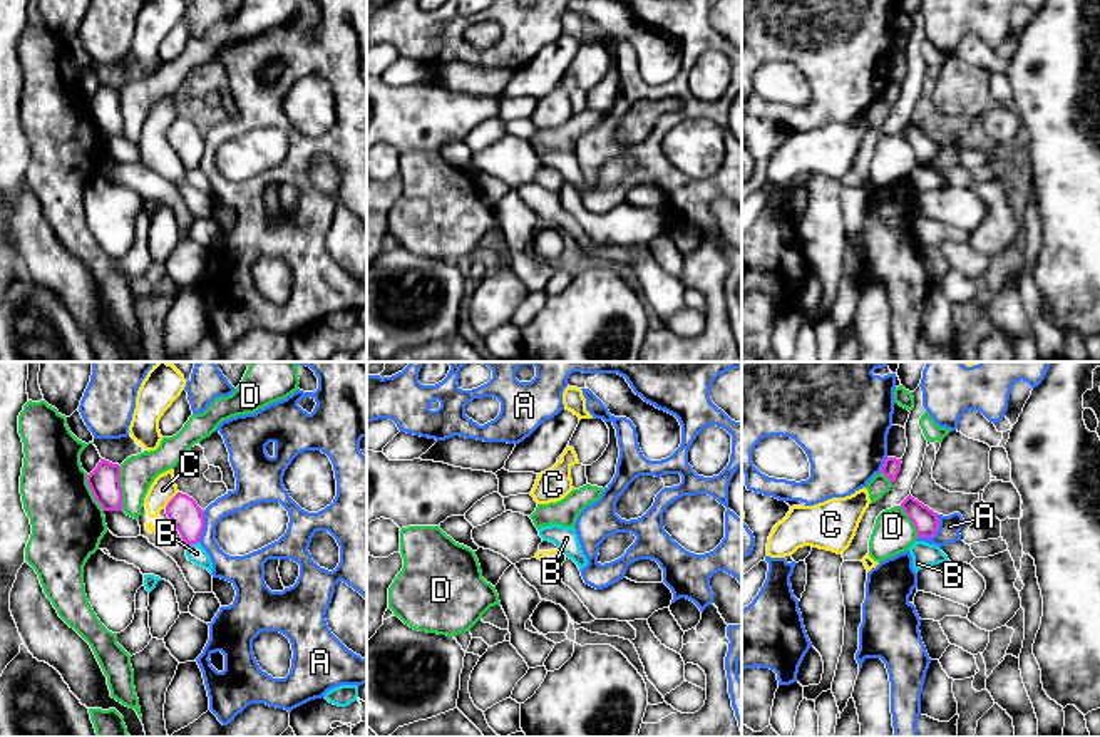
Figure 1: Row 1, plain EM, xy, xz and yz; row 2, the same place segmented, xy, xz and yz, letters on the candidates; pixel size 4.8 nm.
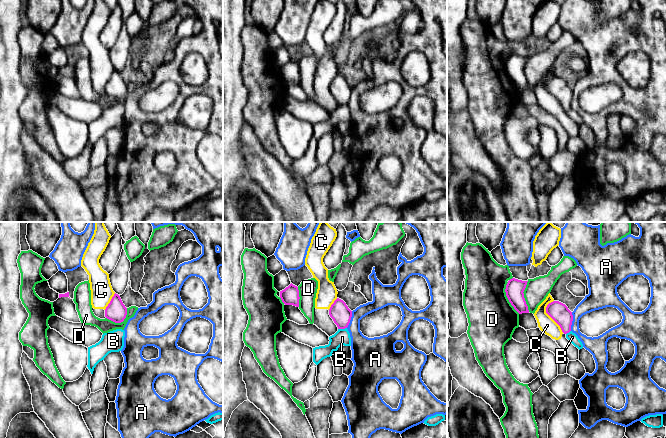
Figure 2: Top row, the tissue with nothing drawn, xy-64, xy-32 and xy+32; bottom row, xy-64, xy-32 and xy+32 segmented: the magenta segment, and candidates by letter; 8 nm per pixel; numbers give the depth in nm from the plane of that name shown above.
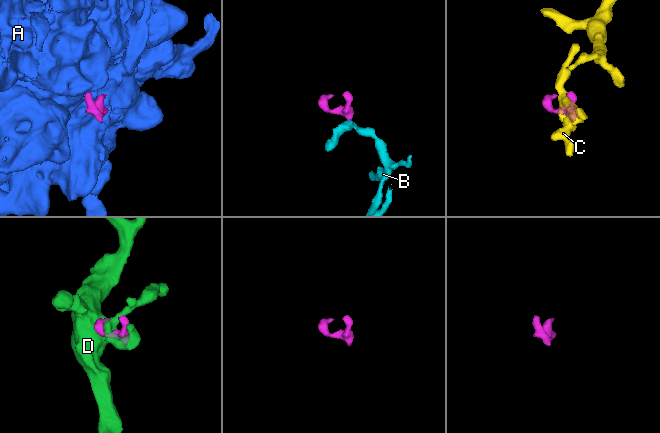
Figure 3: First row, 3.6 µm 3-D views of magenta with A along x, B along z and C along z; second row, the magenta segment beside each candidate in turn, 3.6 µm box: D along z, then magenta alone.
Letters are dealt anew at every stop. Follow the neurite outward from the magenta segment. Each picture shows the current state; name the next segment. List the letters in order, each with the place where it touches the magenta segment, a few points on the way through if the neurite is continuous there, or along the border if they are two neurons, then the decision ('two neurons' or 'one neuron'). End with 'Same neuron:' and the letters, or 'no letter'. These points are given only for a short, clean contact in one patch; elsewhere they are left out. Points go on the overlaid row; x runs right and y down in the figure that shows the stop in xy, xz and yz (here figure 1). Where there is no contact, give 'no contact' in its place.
A: contact yz (935, 533); two neurons
B: contact xy (191, 543); border xy (198, 541), (186, 546); two neurons
C: contact xy (171, 499); two neurons
D: contact xy (119, 488); two neurons
Same neuron: no letter

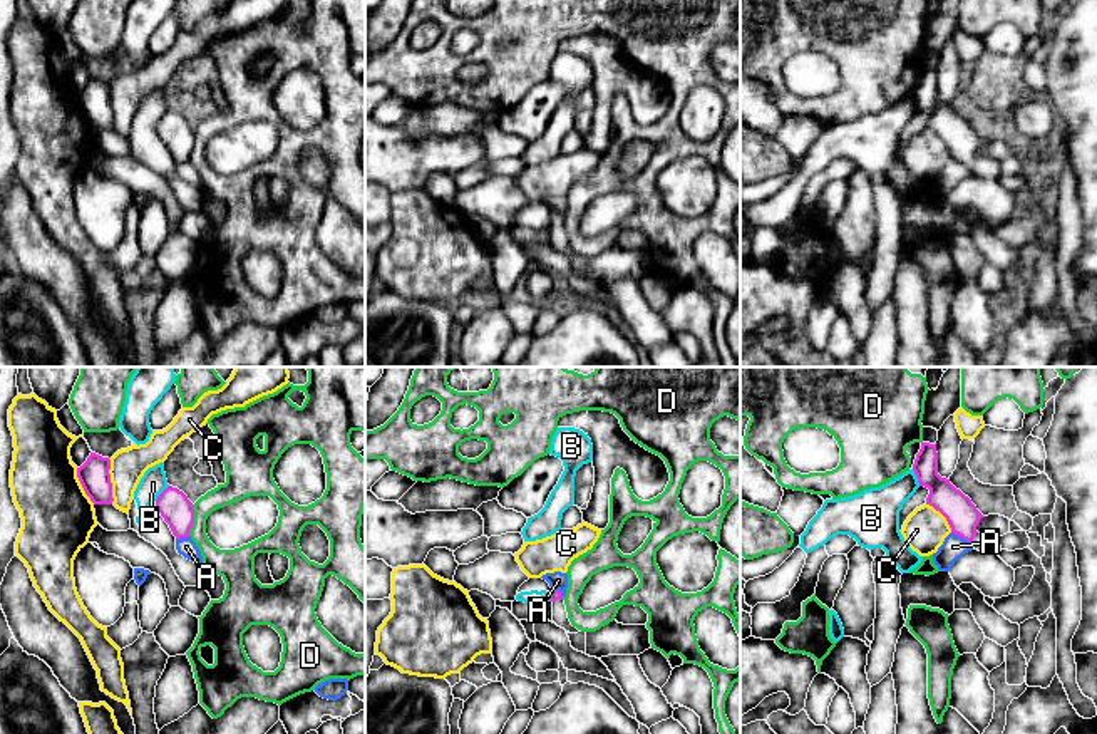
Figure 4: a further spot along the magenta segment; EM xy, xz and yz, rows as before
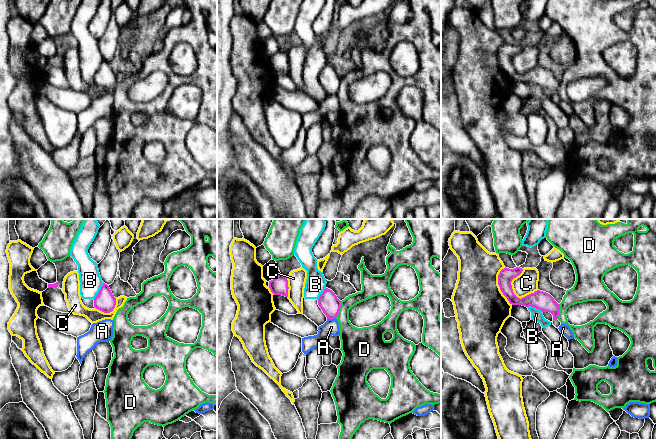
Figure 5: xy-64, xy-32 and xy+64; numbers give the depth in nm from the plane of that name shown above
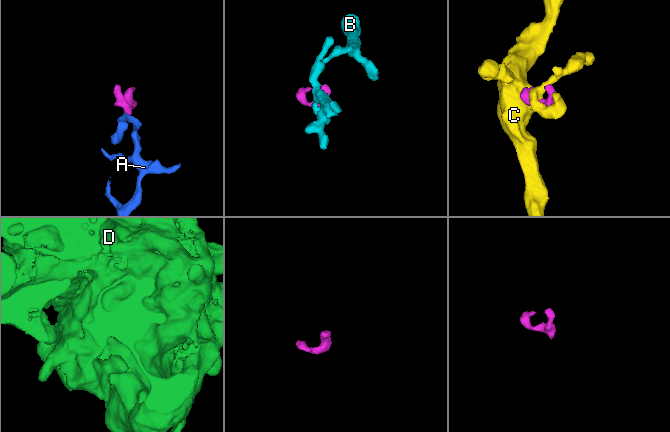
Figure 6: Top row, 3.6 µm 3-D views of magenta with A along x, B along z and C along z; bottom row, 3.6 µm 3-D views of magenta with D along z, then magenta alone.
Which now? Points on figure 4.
A: contact yz (962, 537); border yz (952, 532), (970, 543); two neurons
B: contact yz (916, 476); two neurons
C: contact xy (109, 481); two neurons
D: contact xy (193, 520); two neurons
Same neuron: no letter

